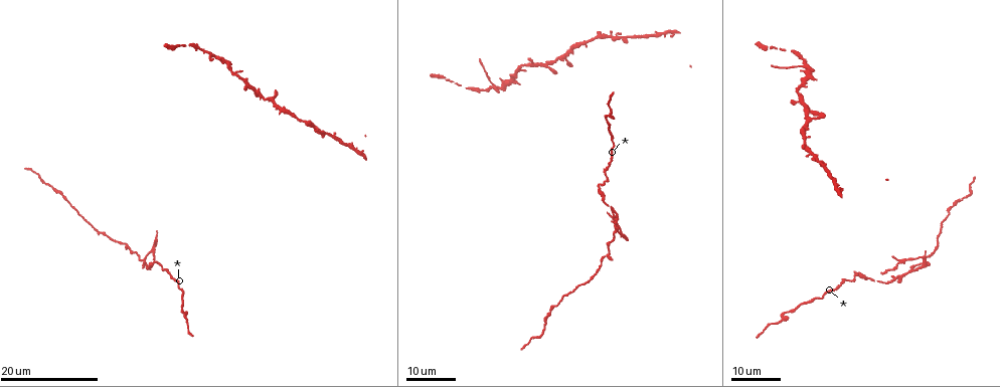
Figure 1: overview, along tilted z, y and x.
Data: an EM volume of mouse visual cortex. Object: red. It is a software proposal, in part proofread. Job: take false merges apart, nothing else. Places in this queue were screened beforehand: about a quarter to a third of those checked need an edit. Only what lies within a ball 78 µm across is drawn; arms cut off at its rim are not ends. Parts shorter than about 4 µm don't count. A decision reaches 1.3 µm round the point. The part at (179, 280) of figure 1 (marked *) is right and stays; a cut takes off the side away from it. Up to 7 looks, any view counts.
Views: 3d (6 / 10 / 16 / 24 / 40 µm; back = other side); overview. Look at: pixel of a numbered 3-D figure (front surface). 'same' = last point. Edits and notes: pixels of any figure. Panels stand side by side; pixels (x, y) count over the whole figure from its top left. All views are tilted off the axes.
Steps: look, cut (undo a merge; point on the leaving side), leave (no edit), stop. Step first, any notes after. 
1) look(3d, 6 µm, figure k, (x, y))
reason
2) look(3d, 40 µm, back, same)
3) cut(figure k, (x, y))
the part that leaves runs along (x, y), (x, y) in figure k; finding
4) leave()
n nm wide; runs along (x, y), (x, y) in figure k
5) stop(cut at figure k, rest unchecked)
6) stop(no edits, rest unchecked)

look(3d, 24 µm, figure 1, (903, 275))
a fork

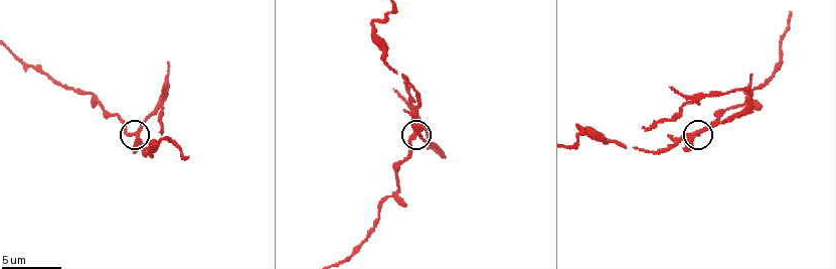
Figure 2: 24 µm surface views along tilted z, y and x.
look(3d, 6 µm, figure 2, (414, 133))

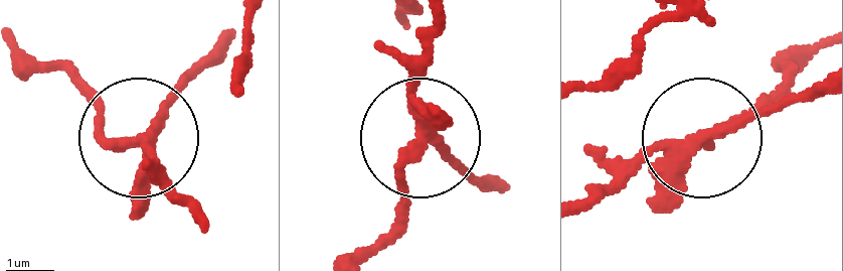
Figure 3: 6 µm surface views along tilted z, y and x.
cut(figure 3, (161, 104))
220 nm wide; two neurons meet here

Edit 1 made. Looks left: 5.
look(overview)

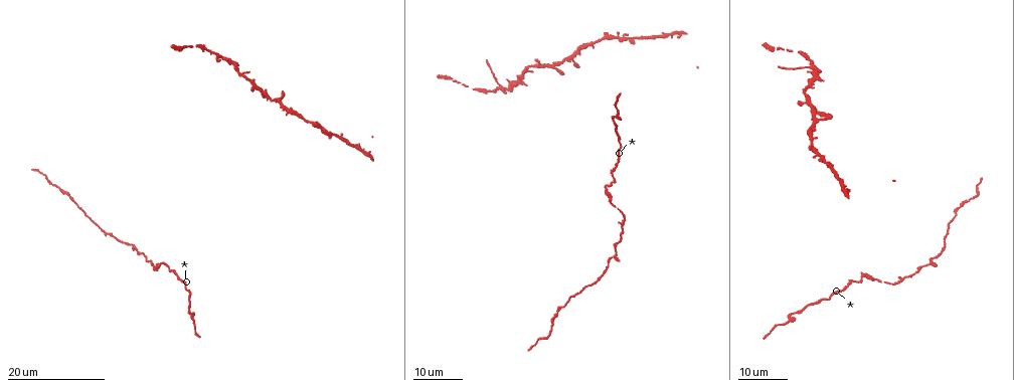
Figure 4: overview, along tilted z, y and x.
look(3d, 24 µm, figure 4, (136, 247))
three-way junction

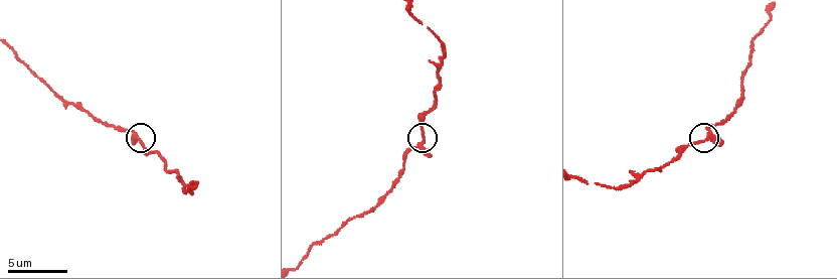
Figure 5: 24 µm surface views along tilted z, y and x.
look(3d, 6 µm, figure 5, (141, 139))

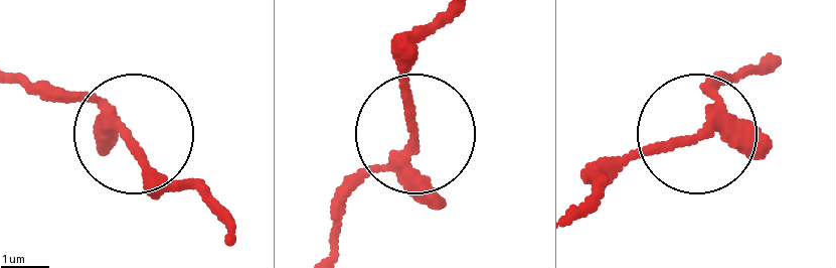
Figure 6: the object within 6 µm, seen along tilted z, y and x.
leave()
runs along (572, 217), (605, 160), (685, 140), (730, 79) in figure 6; continuous, no second neuron

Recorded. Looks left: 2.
look(3d, 24 µm, figure 4, (500, 86))
three-way junction

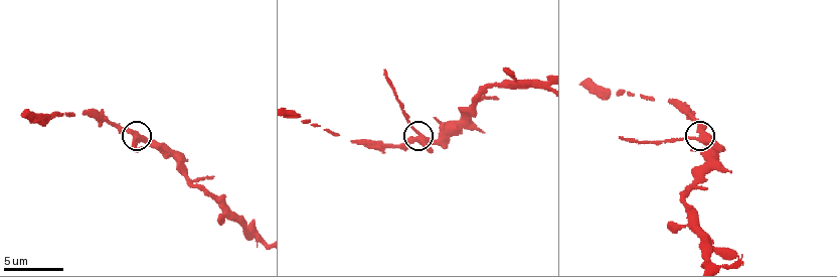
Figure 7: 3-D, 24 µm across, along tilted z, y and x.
look(3d, 6 µm, figure 7, (419, 137))

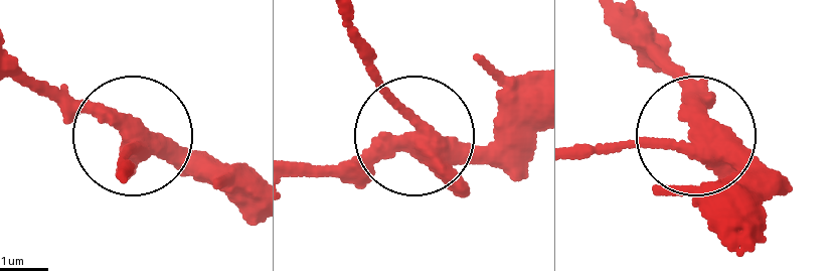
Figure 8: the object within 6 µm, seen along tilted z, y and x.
cut(figure 8, (128, 154))
3 arms; a second neuron is stuck on

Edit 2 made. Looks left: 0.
stop(cut at figure 3, cut at figure 8, rest unchecked)

